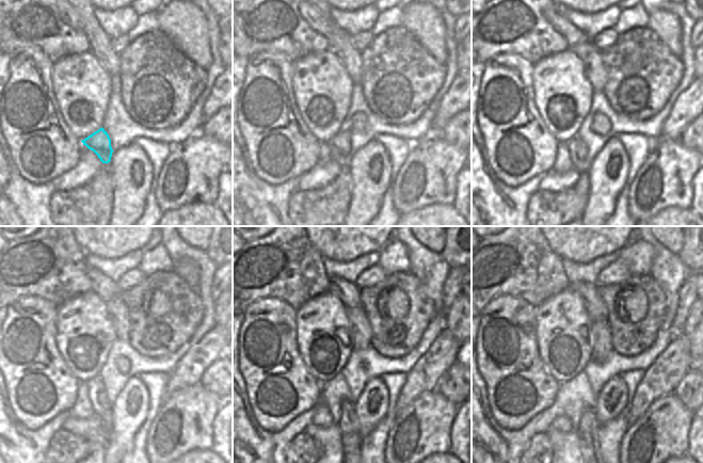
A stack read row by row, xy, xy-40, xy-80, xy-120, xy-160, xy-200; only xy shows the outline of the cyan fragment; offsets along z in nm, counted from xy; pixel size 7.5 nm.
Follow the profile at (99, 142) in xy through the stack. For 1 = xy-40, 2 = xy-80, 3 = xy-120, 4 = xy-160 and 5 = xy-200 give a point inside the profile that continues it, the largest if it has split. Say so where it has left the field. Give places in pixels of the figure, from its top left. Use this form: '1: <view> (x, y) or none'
1: xy-40 (339, 145)
2: xy-80 (577, 148)
3: xy-120 (96, 390)
4: xy-160 (348, 425)
5: xy-200 (588, 428)

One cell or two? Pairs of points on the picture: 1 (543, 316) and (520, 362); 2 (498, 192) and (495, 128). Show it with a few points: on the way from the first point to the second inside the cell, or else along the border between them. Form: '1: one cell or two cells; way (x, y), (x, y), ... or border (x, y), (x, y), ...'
1: two cells; border (534, 308), (534, 338), (541, 356)
2: two cells; border (486, 156), (491, 170), (505, 184), (522, 185)

